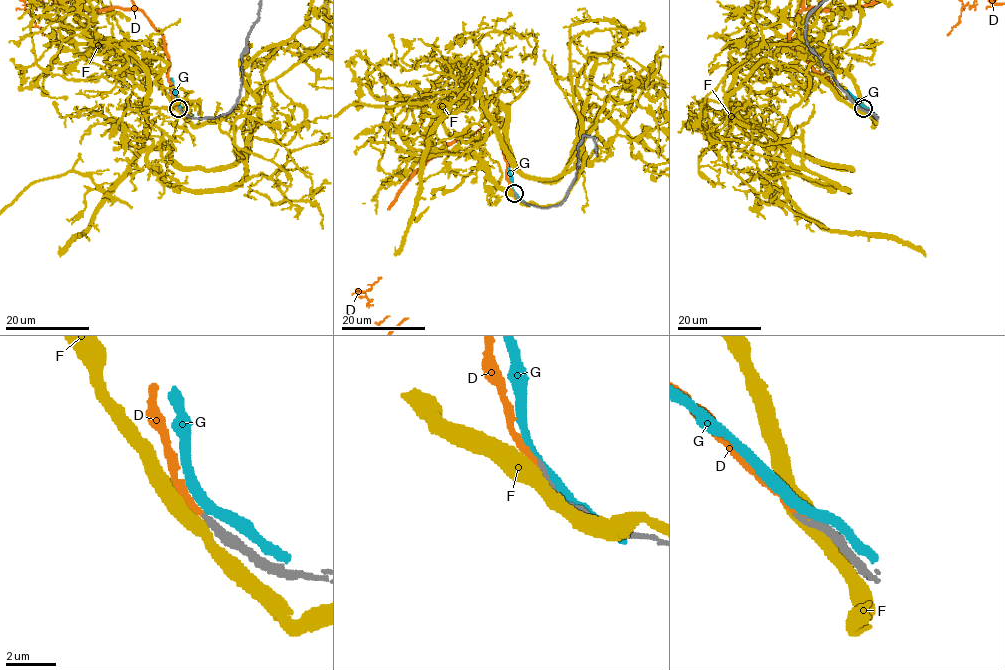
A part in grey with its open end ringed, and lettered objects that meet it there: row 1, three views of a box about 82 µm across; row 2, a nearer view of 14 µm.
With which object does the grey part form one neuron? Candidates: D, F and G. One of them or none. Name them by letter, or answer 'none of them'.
D

